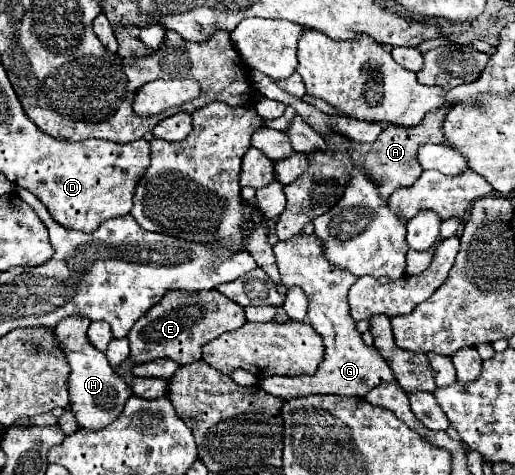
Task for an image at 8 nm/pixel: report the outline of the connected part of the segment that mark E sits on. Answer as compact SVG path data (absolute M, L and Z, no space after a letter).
M168 290L166 296L132 326L128 334L130 364L138 366L158 358L172 358L180 364L196 362L202 358L204 344L222 336L224 332L240 328L244 322L246 322L244 308L236 306L236 302L228 300L218 290L200 290L200 292Z

